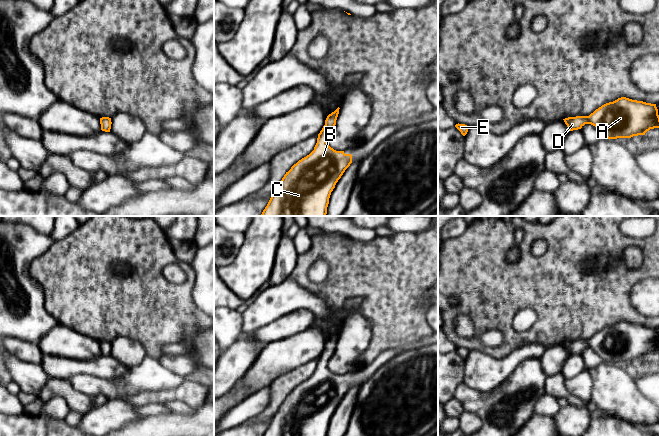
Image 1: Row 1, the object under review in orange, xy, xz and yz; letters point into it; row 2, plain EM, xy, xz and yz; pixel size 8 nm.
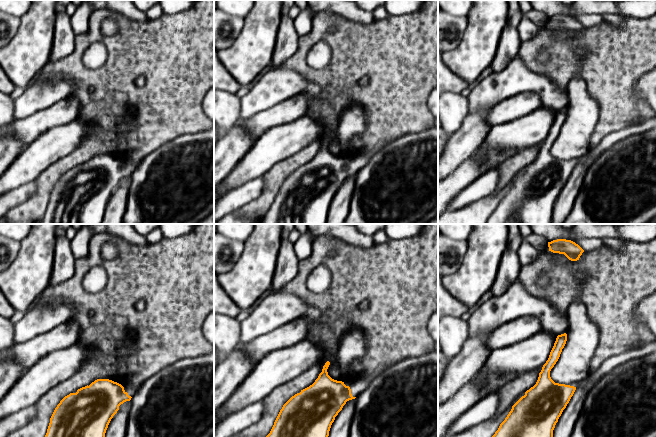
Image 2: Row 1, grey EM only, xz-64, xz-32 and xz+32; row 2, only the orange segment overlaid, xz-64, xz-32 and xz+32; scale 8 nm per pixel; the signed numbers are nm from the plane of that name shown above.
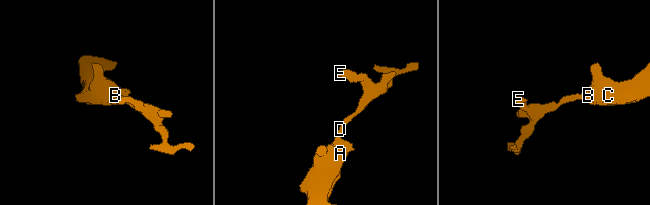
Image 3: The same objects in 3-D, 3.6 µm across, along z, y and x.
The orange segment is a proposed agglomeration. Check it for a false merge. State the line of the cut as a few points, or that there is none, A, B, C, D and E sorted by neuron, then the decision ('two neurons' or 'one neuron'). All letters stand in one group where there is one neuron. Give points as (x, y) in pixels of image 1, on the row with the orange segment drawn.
no cut | A B C D E | one neuron

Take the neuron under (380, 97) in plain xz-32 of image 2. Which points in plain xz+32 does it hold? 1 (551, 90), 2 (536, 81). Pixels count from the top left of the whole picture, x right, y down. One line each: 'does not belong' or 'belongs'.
1: does not belong
2: does not belong

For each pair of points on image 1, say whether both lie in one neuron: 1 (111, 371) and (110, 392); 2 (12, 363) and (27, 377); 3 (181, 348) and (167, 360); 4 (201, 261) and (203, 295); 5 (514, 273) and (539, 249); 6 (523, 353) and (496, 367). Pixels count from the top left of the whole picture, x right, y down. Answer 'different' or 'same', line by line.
1: different
2: same
3: different
4: same
5: different
6: same

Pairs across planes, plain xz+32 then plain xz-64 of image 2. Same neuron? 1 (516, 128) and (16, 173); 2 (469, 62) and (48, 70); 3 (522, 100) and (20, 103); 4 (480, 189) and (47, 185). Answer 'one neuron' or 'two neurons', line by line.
1: one neuron
2: two neurons
3: two neurons
4: two neurons

